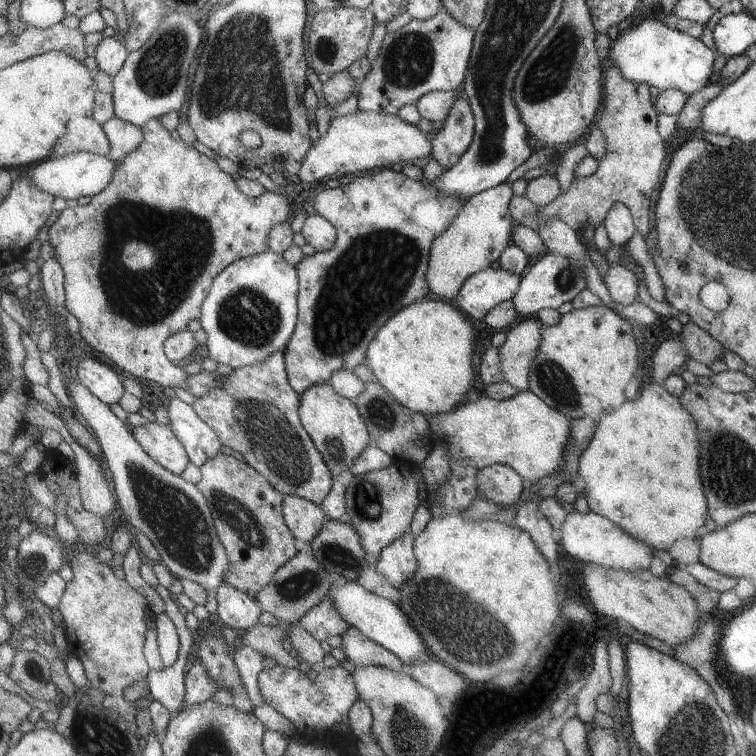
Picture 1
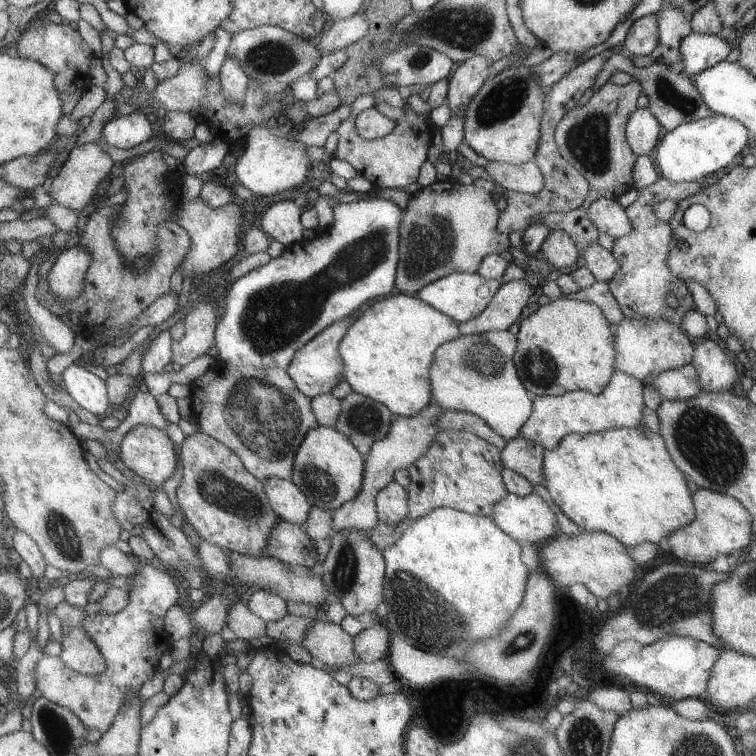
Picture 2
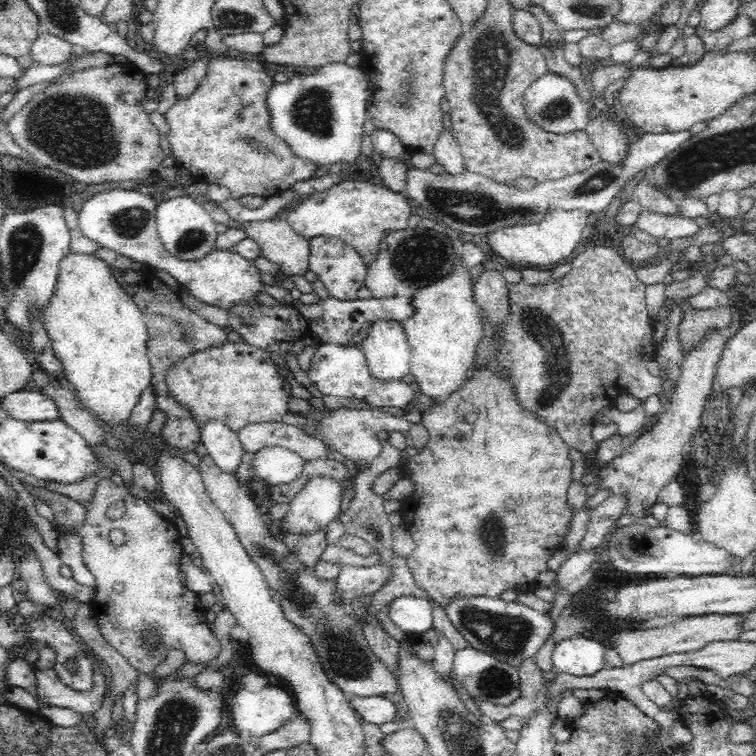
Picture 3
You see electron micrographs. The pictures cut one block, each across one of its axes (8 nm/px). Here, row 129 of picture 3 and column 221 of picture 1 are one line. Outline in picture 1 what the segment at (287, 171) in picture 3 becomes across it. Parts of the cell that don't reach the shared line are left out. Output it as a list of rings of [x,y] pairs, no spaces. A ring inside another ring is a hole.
[[[161,118],[149,120],[149,124],[145,124],[141,130],[145,132],[145,142],[131,156],[127,156],[125,160],[119,162],[119,168],[117,168],[109,188],[105,188],[101,194],[93,196],[91,204],[87,204],[87,206],[77,206],[77,208],[63,210],[57,218],[57,222],[49,228],[49,242],[55,246],[55,254],[57,254],[59,262],[65,266],[65,272],[67,272],[67,284],[65,284],[67,286],[67,308],[81,322],[81,336],[85,338],[85,342],[89,346],[93,346],[95,350],[103,352],[103,356],[107,356],[111,362],[115,362],[119,368],[129,372],[131,376],[157,382],[163,388],[165,386],[179,386],[179,388],[185,390],[185,386],[189,382],[189,376],[179,366],[175,366],[175,362],[167,356],[165,342],[171,336],[175,336],[179,332],[185,332],[187,324],[193,318],[201,320],[201,316],[203,316],[201,310],[203,310],[205,300],[213,292],[213,282],[217,280],[217,276],[221,276],[221,272],[225,272],[225,268],[229,268],[231,264],[235,264],[239,260],[245,260],[249,256],[257,256],[261,252],[267,252],[271,248],[269,246],[269,232],[277,224],[291,222],[289,220],[289,202],[275,192],[265,192],[259,198],[247,196],[245,192],[241,192],[237,180],[231,174],[223,172],[213,158],[209,158],[205,154],[199,154],[197,148],[193,148],[183,138],[173,134],[161,122]]]

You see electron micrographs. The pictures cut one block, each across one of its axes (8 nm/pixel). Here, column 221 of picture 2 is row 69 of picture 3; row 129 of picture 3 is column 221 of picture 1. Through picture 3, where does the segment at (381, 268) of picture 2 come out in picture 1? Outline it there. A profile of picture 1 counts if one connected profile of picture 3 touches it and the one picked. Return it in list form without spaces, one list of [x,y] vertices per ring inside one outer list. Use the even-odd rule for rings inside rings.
[[[271,248],[267,252],[231,264],[213,282],[213,292],[209,294],[201,310],[203,316],[199,322],[207,334],[205,350],[213,360],[231,366],[233,370],[263,364],[265,360],[273,358],[275,352],[285,352],[299,324],[299,296],[301,296],[301,276],[297,266],[289,264],[281,254],[273,252]]]

